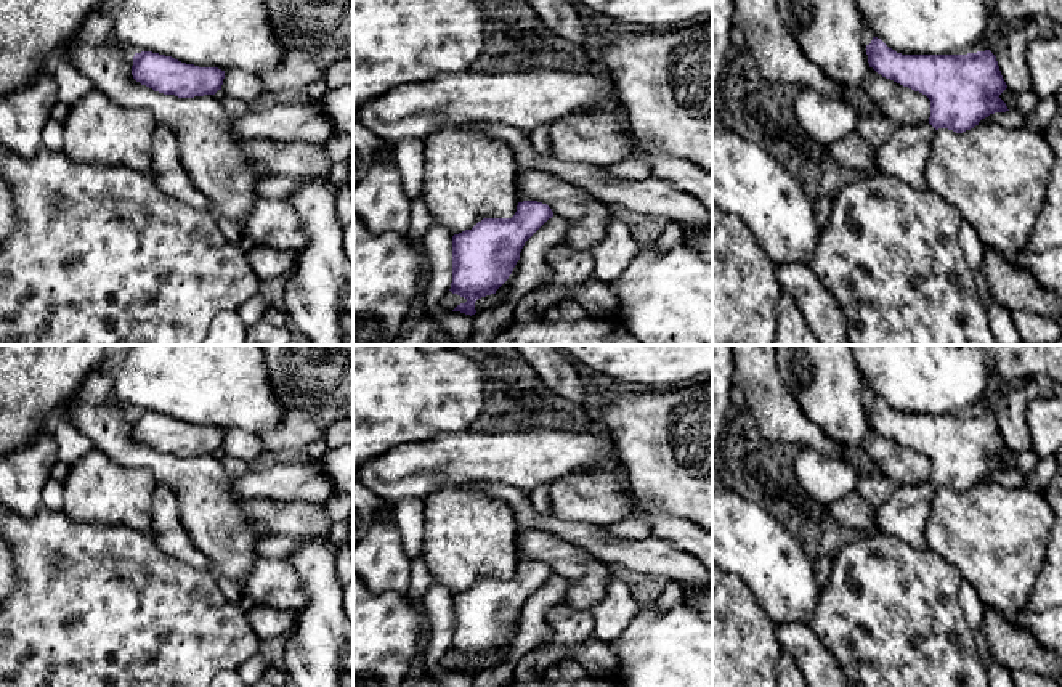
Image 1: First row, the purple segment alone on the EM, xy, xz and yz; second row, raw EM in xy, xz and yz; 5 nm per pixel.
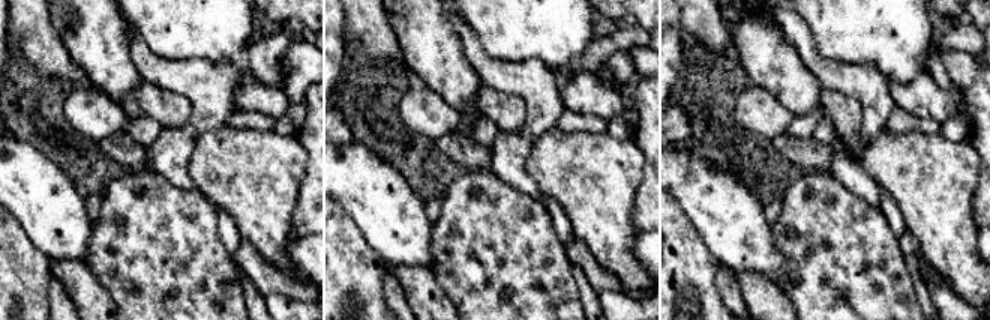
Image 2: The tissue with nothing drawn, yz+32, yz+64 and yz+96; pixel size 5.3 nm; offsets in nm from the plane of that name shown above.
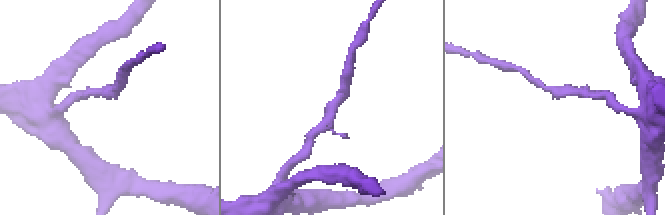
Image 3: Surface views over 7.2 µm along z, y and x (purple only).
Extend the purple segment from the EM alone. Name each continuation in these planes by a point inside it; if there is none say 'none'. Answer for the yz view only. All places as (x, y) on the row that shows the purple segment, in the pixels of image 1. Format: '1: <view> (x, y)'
1: yz (905, 154)

